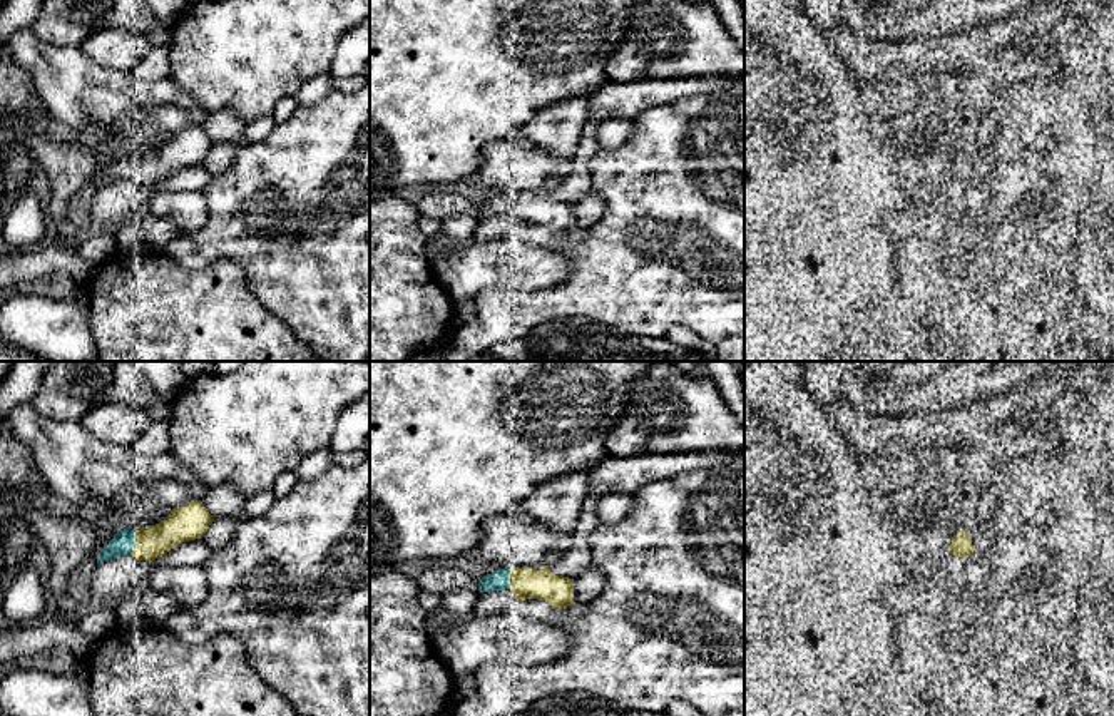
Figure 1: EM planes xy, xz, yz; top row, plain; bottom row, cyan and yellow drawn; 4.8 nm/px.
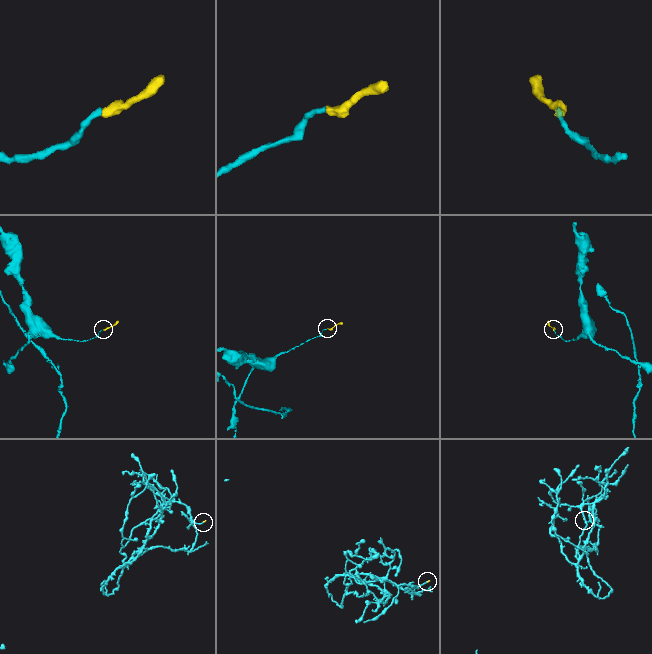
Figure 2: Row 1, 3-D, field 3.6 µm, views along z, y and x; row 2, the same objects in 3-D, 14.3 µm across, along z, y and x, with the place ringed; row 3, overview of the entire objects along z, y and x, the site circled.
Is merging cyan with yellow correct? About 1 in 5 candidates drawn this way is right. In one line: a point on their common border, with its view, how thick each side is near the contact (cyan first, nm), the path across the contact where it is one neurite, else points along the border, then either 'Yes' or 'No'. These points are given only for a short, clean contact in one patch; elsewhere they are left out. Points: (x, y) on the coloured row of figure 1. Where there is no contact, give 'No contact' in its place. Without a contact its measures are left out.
Touches cyan at xy (132, 544). Thickness 110 nm (cyan) against 160 nm. Yes

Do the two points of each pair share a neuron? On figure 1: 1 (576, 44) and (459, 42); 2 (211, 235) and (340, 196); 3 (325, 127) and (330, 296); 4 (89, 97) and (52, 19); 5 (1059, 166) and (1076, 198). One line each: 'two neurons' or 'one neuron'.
1: one neuron
2: one neuron
3: one neuron
4: two neurons
5: two neurons

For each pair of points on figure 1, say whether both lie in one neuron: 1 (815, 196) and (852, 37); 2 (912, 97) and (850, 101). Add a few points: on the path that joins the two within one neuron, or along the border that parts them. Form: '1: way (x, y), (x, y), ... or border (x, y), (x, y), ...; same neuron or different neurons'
1: border (825, 30), (860, 87); different neurons
2: border (860, 87), (873, 139); different neurons

